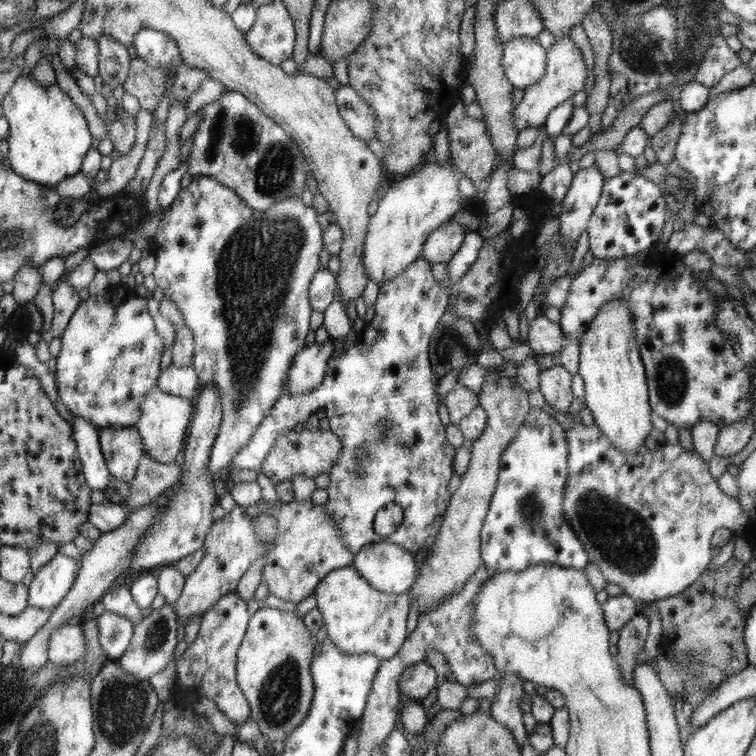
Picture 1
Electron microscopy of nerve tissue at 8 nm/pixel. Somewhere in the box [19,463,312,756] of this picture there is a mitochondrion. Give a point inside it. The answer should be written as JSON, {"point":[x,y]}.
{"point":[122,706]}

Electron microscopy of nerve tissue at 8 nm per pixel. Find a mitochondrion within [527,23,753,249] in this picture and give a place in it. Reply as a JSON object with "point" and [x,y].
{"point":[639,52]}

